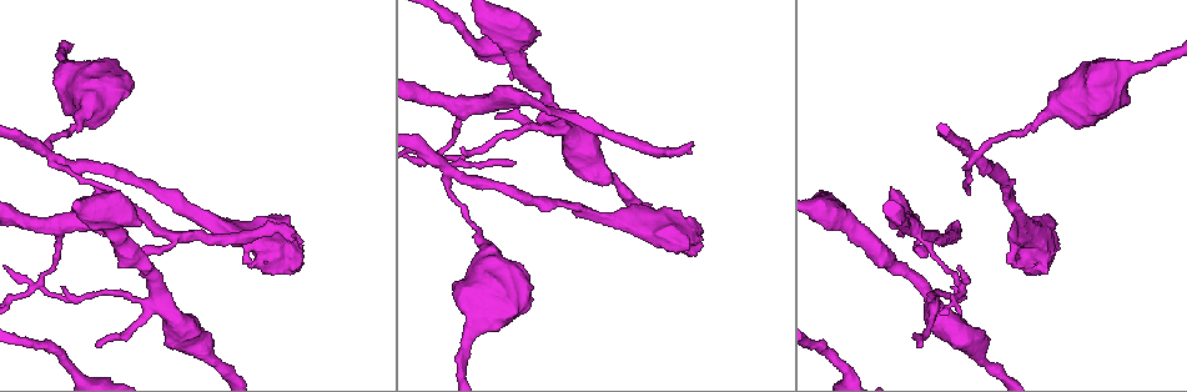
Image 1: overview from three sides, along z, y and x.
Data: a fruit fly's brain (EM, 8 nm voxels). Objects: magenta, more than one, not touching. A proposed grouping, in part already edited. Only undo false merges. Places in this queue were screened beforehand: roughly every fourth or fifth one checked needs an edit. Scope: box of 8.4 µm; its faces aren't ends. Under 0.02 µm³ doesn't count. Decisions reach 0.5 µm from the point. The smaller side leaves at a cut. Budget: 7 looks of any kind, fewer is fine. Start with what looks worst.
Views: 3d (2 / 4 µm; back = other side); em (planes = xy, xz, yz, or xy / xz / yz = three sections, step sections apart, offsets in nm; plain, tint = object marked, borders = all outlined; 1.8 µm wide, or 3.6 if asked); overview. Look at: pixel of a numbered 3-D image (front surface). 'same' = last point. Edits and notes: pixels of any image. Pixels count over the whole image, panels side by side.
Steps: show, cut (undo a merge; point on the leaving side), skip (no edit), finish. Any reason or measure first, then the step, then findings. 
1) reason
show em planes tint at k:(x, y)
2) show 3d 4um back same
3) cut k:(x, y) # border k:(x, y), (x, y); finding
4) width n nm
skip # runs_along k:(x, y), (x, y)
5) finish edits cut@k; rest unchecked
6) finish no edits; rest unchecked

a fork
show em planes tint at 1:(43, 287)

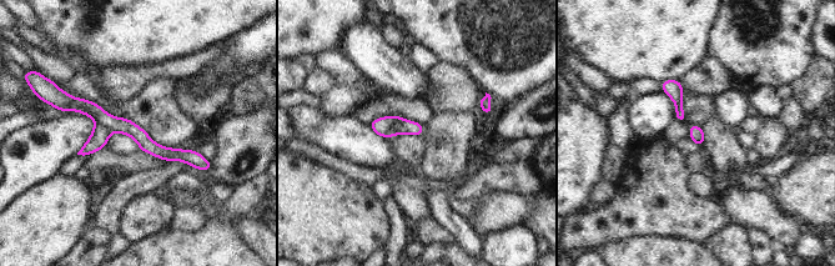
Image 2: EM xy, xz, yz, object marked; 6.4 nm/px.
width 100 nm
cut 2:(381, 126) # border 2:(401, 118), (391, 126), (387, 136); two neurons meet here

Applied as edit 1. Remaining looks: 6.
sharp bend
show 3d 2um at 1:(979, 154)

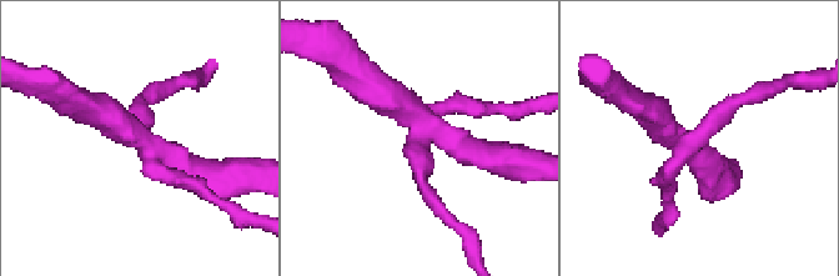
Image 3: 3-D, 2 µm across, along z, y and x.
show em planes tint at 3:(423, 134)

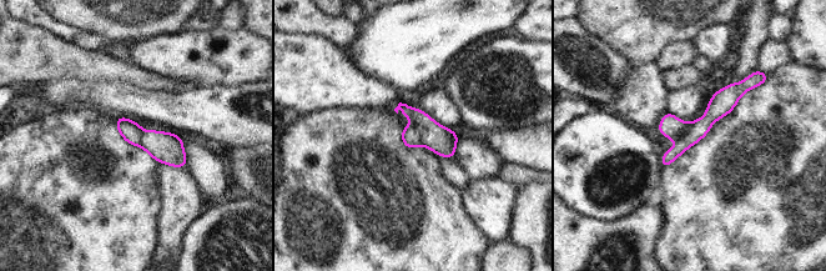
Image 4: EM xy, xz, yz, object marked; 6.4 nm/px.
cut 4:(443, 141) # border 4:(412, 124), (419, 134), (421, 144); a second neuron is stuck on

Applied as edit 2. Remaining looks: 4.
three arms meet
show 3d 2um back at 1:(933, 301)

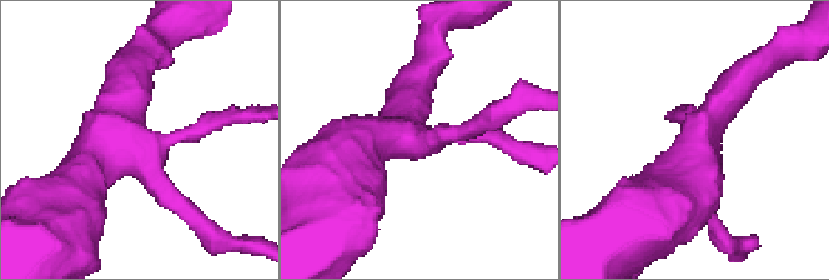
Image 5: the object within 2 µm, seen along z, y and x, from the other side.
show em planes tint at 5:(390, 138)

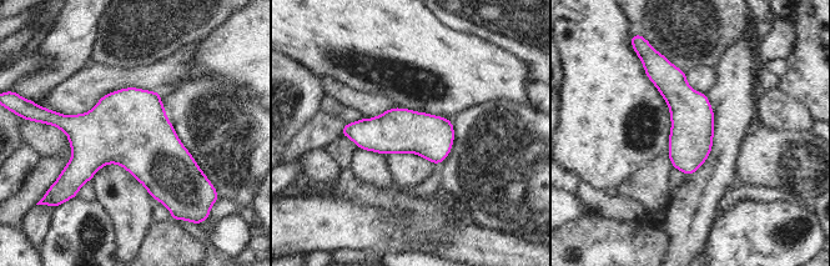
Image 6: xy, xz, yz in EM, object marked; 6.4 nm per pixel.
skip # runs_along 6:(652, 66), (688, 108), (688, 171); all the same neuron

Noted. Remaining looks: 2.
finish edits cut@2, cut@4; rest unchecked

